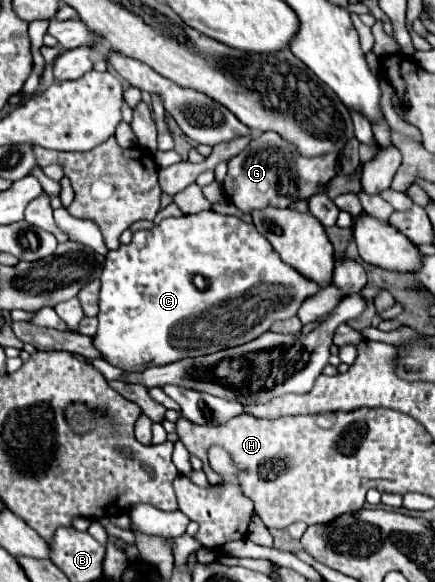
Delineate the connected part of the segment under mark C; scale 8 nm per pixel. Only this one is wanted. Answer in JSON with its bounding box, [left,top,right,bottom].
[93,211,319,371]

